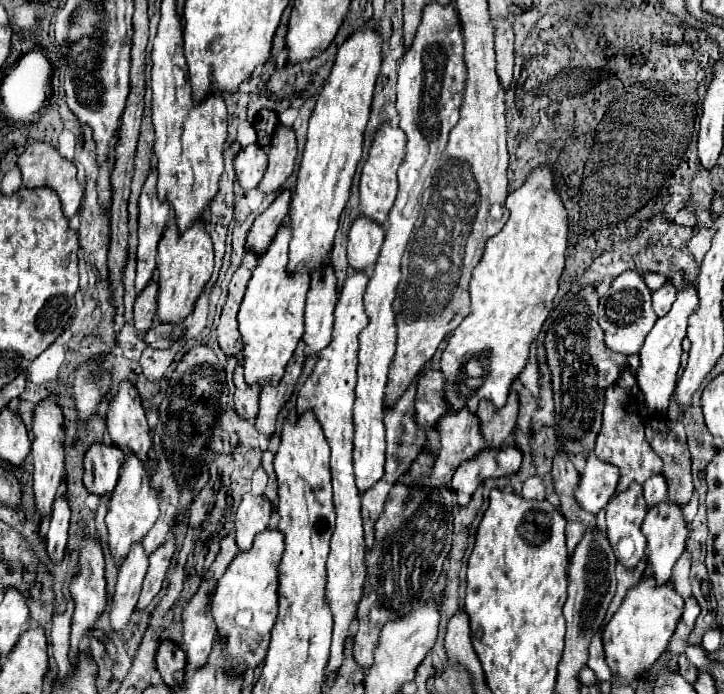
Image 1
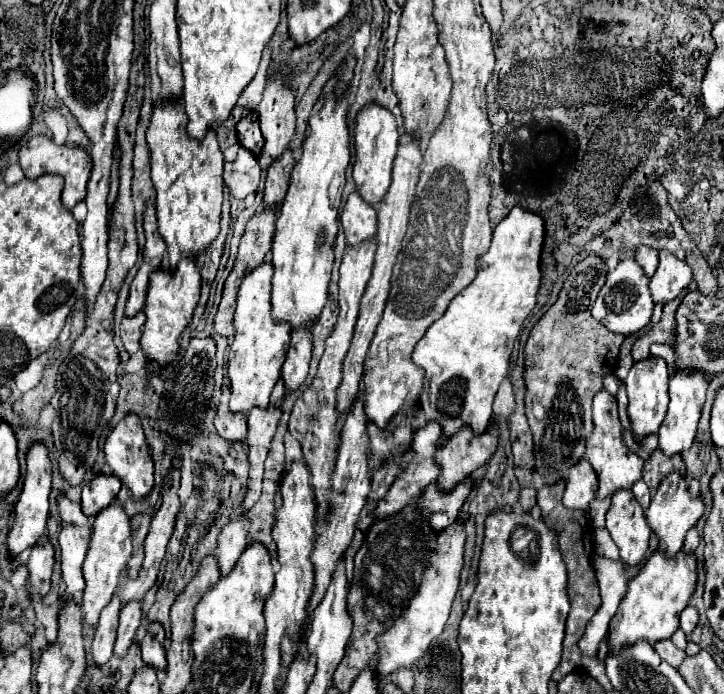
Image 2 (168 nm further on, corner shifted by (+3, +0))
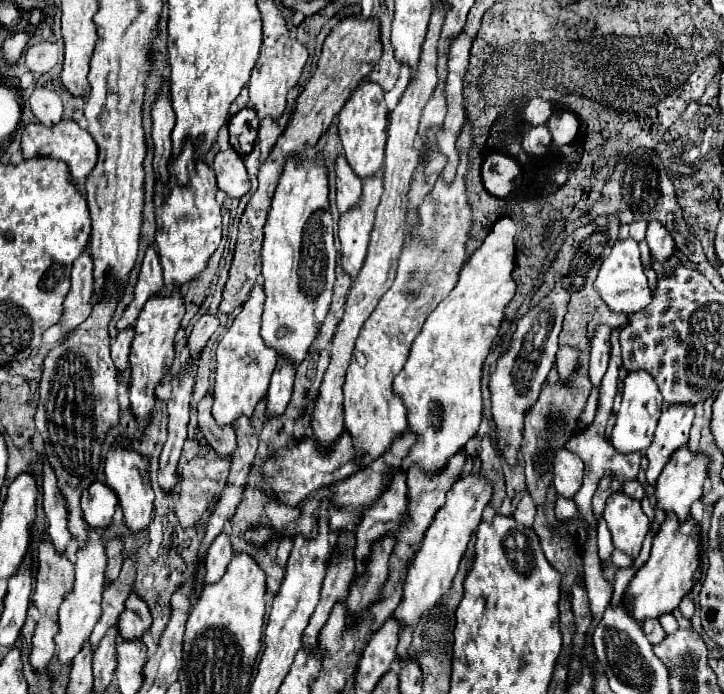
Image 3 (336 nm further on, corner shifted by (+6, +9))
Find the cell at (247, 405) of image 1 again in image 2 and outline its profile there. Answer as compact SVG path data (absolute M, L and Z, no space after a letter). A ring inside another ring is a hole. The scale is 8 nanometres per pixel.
M224 386L222 396L220 396L220 404L216 408L216 418L214 418L216 432L228 442L244 442L246 416L244 414L232 414L228 410L228 400L230 400L230 388Z

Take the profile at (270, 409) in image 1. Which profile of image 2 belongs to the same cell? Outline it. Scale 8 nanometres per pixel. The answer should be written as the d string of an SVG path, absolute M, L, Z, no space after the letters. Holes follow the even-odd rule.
M252 408L250 414L246 416L248 420L248 462L250 462L250 472L248 472L248 484L246 484L246 494L242 500L242 512L248 512L260 498L262 490L262 470L264 470L264 460L272 442L272 436L276 432L278 420L280 420L280 410L262 410L262 408Z

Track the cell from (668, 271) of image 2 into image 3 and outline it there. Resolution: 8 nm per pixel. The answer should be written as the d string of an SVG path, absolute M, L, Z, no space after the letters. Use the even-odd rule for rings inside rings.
M649 223L647 227L647 243L651 249L651 255L655 261L669 261L669 257L675 255L677 245L673 241L673 237L665 231L665 227L661 227L661 223Z

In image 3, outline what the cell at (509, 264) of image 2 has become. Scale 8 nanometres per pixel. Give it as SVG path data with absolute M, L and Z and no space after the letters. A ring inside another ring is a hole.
M509 215L497 219L483 245L461 269L459 283L451 295L425 319L419 335L411 343L405 367L395 377L393 389L405 399L409 429L417 435L417 443L405 457L405 471L413 463L421 465L427 473L439 471L479 429L483 415L483 365L499 335L505 309L517 291L513 279L517 267L515 233L517 223Z

